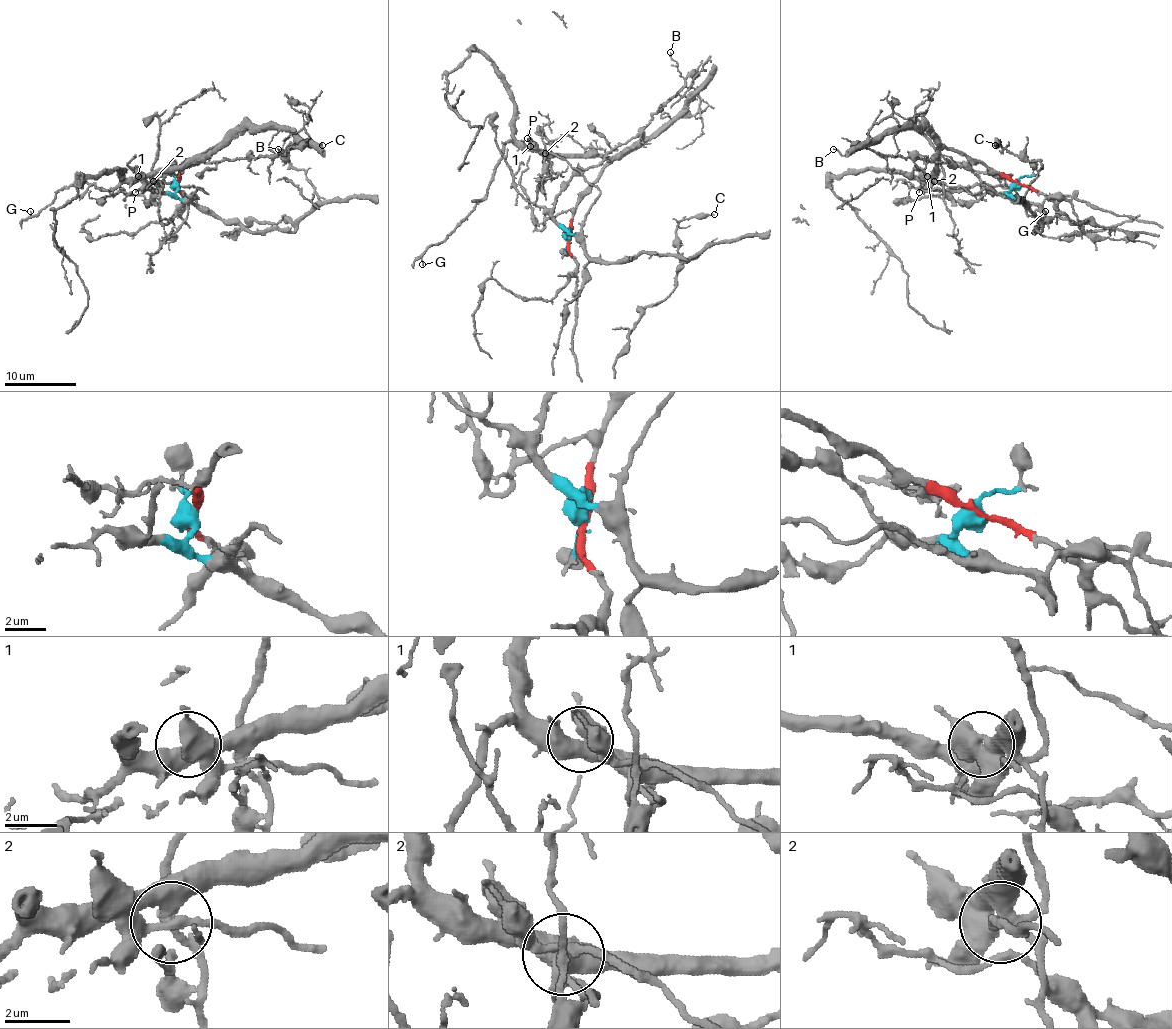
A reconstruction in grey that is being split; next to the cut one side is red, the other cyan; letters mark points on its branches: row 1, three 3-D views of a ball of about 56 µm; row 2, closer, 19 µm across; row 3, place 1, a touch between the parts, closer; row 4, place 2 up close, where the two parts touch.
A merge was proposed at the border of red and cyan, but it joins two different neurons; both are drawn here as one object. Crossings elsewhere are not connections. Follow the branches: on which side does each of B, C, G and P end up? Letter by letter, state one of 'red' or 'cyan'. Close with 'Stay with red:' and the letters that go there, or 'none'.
B: cyan
C: cyan
G: red
P: cyan
Stay with red: G

